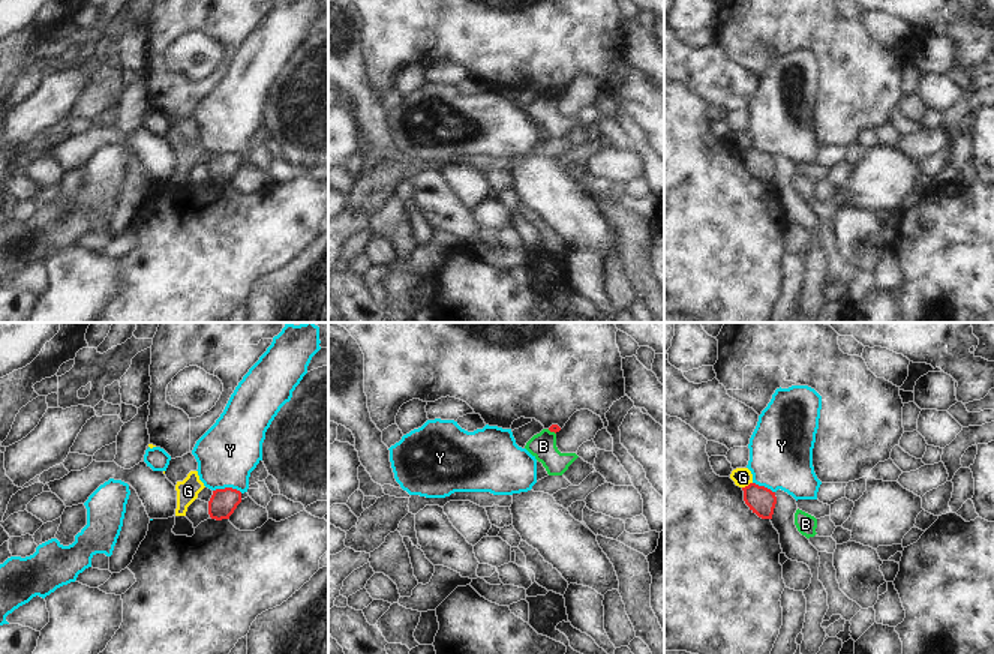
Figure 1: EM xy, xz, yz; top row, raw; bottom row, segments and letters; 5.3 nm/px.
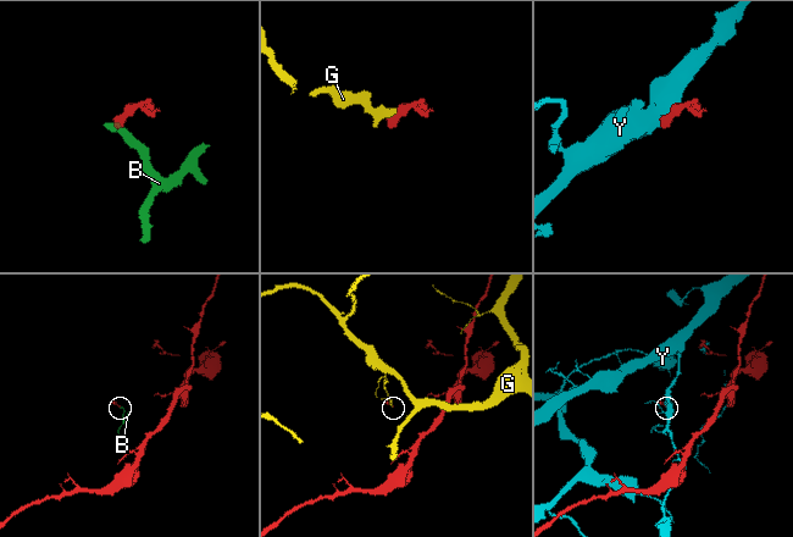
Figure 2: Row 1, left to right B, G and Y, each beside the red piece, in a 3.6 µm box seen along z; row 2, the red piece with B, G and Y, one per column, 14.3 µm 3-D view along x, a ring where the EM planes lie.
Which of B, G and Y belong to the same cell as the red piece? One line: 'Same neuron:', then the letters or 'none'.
Same neuron: none

